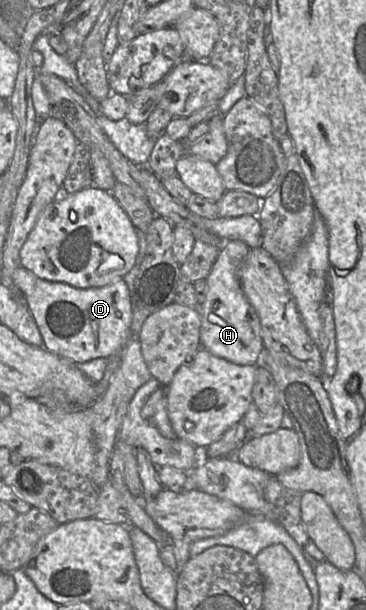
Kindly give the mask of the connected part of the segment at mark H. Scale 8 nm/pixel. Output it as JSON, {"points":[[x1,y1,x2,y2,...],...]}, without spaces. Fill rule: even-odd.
{"points":[[225,241,206,278,208,291,205,302,196,307,201,315,201,347,213,355,238,365,263,365,263,342,257,313,249,303,239,281,239,268,250,248,242,241]]}

